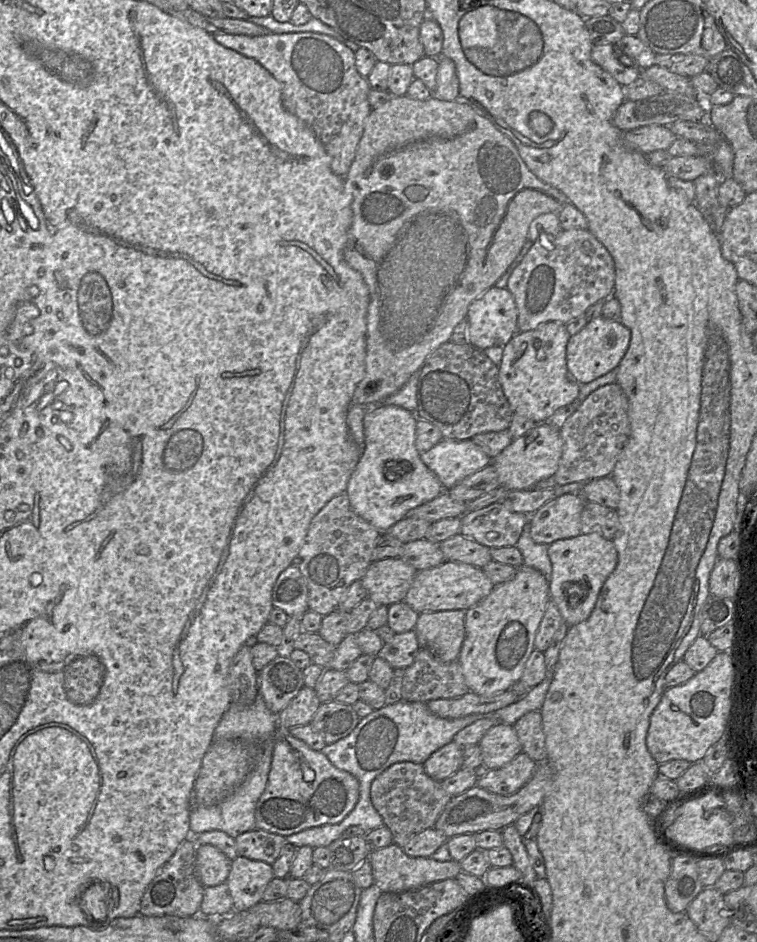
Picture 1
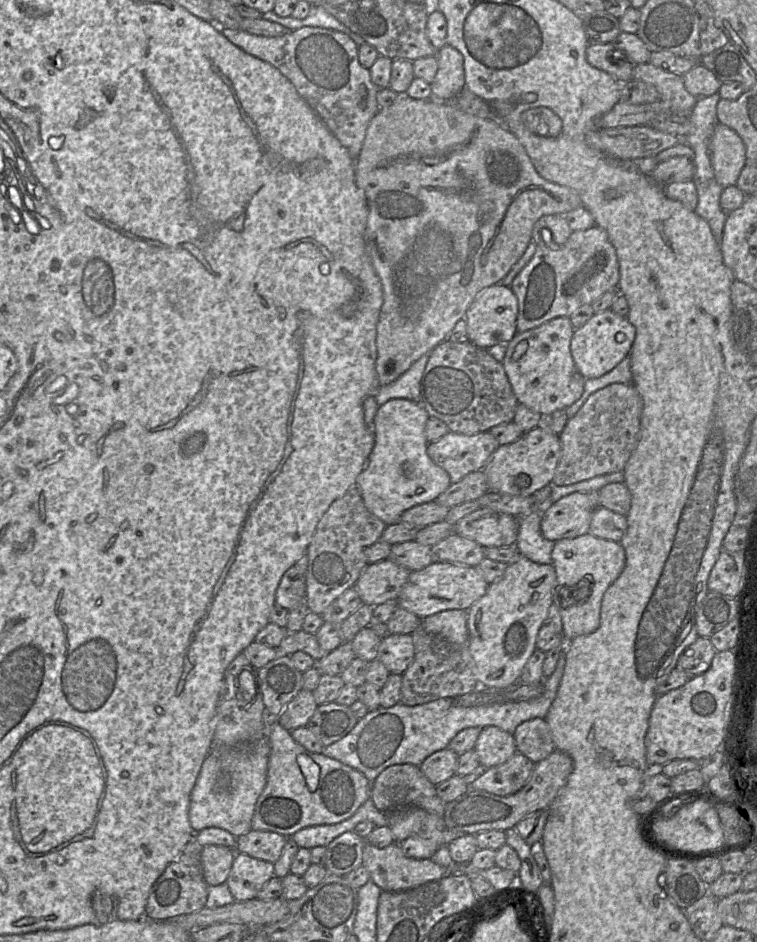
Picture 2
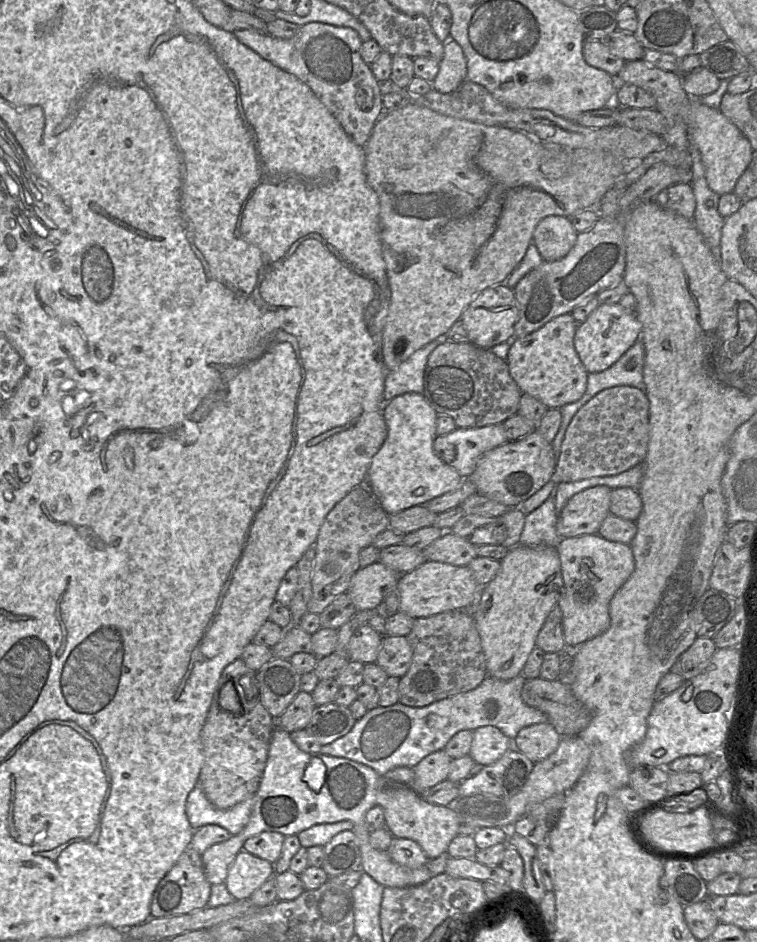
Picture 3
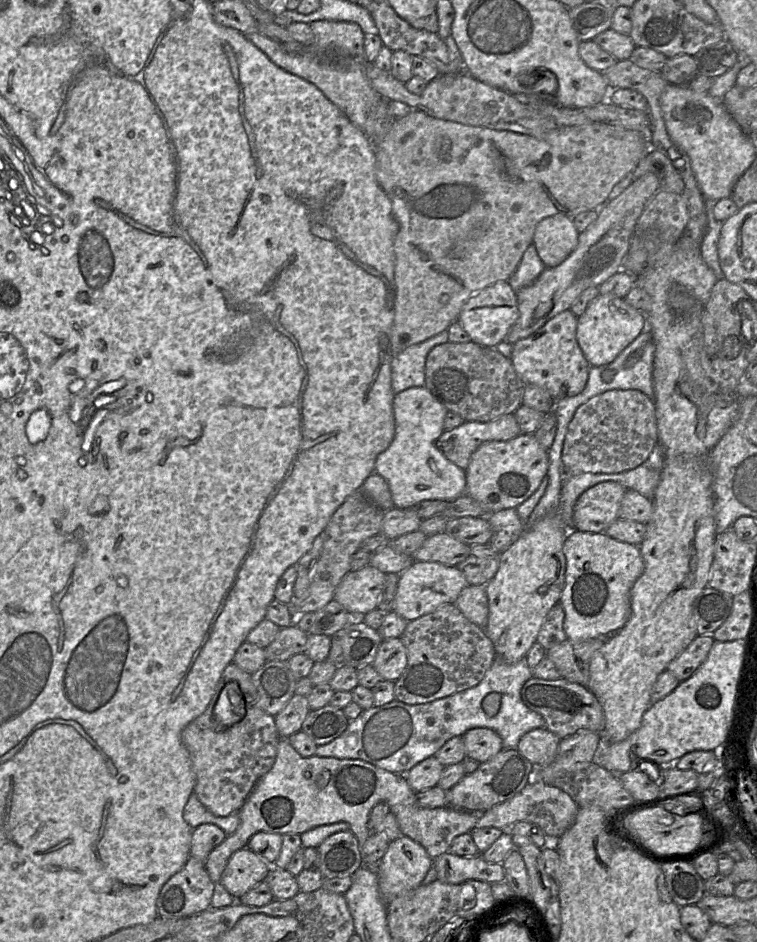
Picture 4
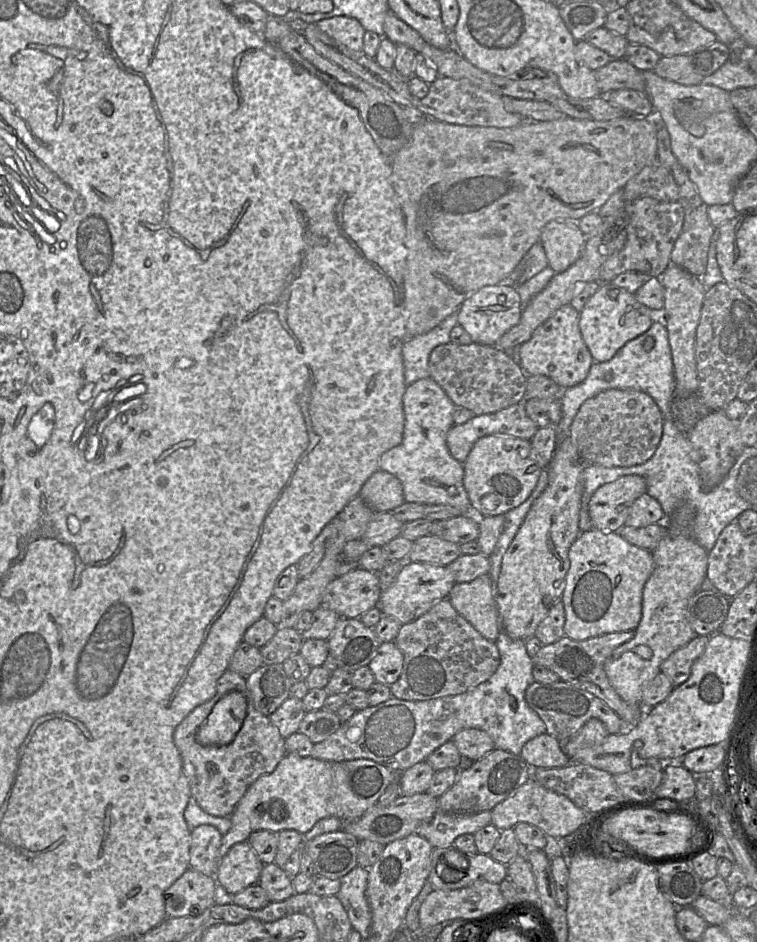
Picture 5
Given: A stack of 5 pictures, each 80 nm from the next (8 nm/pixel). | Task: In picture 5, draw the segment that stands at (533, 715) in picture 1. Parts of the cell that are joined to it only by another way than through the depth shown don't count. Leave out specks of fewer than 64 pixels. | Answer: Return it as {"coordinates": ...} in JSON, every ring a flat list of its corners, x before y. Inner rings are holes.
{"coordinates":[[548,733,527,741,520,756,532,769,564,767,571,762,563,750,563,743]]}

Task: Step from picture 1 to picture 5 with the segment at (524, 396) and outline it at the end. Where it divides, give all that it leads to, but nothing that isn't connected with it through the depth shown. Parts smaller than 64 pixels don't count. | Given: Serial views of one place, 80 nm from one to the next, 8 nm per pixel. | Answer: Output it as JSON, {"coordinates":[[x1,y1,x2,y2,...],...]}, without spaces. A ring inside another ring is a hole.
{"coordinates":[[570,304,559,308,548,320,540,325,532,337,519,347,519,364,529,375,544,375,551,378,562,389,583,382,593,363,579,328,580,312]]}

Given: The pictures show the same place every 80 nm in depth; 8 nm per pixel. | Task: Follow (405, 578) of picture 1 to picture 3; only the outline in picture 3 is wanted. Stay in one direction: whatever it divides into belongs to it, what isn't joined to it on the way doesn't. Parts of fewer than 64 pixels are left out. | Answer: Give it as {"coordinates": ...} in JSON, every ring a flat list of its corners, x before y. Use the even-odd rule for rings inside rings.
{"coordinates":[[377,561,361,567,351,578,346,593,357,611,373,611,392,591,397,591,398,574]]}

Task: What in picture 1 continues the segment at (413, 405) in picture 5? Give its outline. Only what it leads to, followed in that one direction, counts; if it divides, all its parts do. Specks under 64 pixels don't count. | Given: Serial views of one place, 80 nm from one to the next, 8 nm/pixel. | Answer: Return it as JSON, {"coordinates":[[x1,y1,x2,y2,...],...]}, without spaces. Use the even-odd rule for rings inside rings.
{"coordinates":[[386,405,367,410,363,418,364,446,345,493,352,509,381,533,407,513,437,496,444,487,421,460,415,446,417,416,402,407]]}

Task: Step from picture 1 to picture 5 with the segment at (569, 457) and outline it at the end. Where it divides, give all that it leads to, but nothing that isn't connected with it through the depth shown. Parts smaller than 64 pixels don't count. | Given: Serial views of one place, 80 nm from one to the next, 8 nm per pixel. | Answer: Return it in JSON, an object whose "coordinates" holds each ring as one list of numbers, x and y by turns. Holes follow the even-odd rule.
{"coordinates":[[610,389,581,405,569,428,569,437,585,465,631,467,652,457,661,440,662,428,663,415,649,395,633,389]]}

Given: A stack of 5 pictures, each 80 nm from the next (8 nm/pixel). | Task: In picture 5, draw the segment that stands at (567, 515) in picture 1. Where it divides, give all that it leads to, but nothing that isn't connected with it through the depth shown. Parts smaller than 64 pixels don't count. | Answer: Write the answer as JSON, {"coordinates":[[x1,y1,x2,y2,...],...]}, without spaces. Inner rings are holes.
{"coordinates":[[627,475,599,487,588,502,593,529,618,532,625,526,634,501,647,491,644,477]]}

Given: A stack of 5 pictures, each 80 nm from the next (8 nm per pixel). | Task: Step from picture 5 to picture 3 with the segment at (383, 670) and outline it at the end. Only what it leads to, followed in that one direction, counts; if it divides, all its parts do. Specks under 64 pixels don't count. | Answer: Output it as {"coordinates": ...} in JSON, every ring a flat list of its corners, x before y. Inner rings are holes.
{"coordinates":[[384,636,376,663,388,676,403,677,412,661,412,647,405,636]]}

